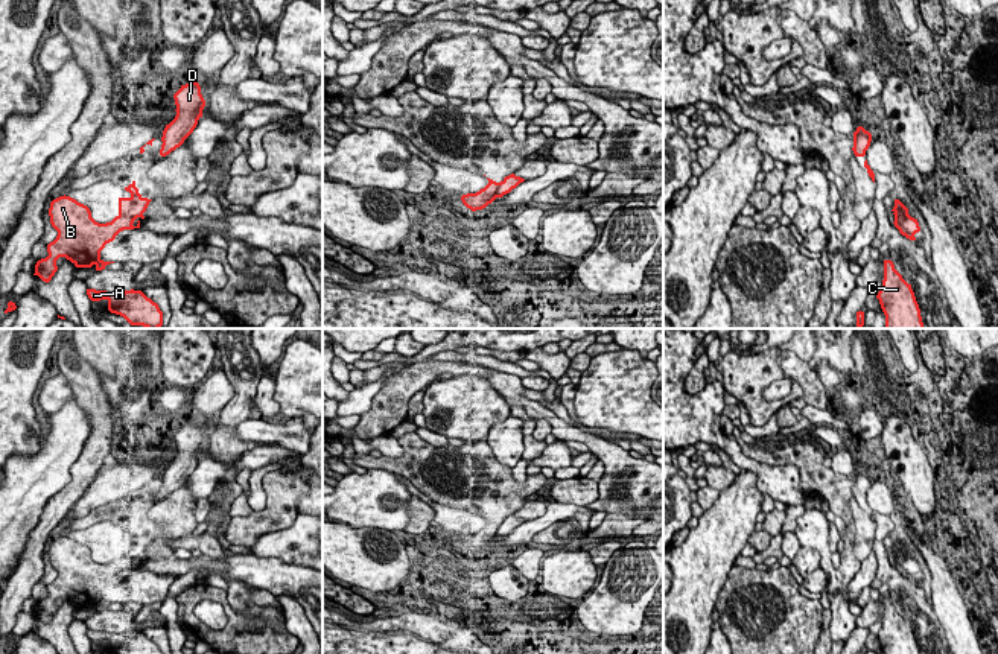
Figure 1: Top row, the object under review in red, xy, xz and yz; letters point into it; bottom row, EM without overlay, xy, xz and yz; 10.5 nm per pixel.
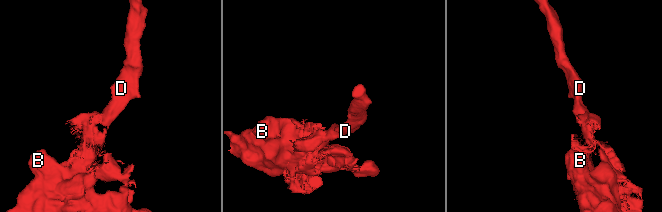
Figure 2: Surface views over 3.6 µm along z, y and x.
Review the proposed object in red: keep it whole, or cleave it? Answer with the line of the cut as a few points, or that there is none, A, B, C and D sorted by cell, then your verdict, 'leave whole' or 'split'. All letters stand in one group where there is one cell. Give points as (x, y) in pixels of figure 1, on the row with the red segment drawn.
cut xz (502, 181), (495, 196); groups A B C / D; split

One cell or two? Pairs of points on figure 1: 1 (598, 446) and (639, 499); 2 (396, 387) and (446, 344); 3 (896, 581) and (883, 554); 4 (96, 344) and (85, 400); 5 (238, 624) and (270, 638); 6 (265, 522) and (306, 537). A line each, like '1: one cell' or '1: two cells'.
1: one cell
2: two cells
3: one cell
4: two cells
5: one cell
6: two cells

